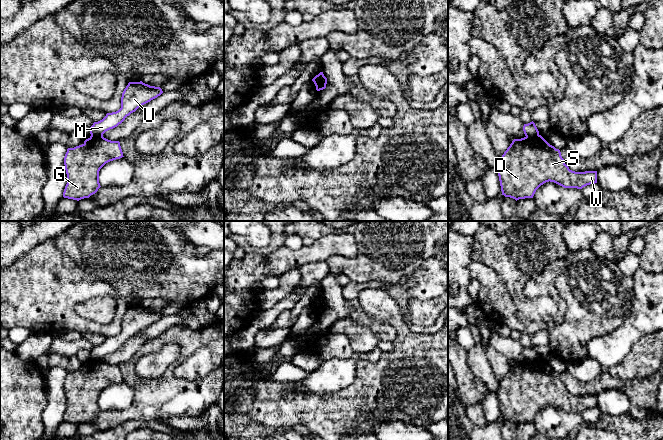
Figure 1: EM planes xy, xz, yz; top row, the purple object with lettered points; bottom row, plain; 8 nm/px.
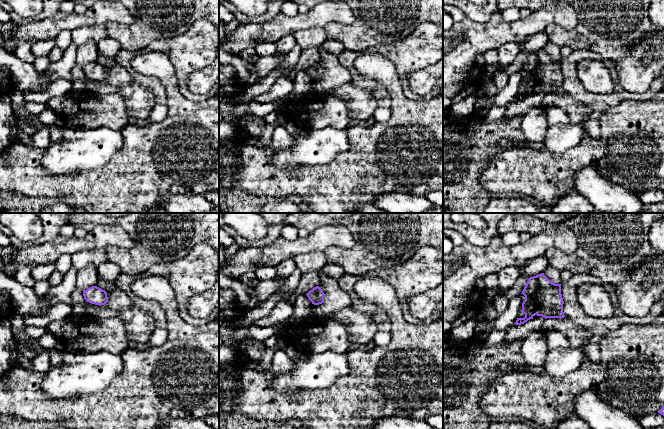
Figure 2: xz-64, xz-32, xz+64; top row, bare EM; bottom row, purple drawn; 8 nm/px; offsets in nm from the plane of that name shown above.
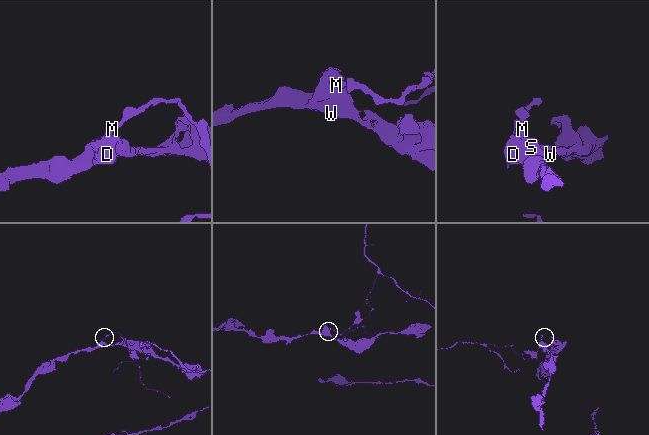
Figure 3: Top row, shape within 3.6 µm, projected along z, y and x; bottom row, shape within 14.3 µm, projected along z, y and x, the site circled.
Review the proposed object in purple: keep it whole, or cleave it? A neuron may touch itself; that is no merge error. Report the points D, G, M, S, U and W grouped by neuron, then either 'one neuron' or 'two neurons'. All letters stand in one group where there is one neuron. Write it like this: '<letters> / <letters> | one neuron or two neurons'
D G S W / M U | two neurons

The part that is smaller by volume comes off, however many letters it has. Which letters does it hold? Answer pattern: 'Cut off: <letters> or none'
Cut off: M, U

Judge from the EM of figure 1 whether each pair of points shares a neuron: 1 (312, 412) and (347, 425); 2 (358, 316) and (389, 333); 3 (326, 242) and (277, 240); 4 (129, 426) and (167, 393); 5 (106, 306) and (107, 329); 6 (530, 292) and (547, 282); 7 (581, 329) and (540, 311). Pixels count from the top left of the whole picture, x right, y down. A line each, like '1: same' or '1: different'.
1: same
2: same
3: different
4: different
5: different
6: same
7: different

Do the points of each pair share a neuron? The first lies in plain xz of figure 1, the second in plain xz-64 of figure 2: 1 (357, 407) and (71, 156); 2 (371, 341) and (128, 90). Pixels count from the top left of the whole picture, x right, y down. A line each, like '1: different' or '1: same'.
1: different
2: same

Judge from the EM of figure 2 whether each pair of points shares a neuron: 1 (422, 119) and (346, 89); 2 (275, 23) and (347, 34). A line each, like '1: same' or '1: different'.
1: different
2: different

